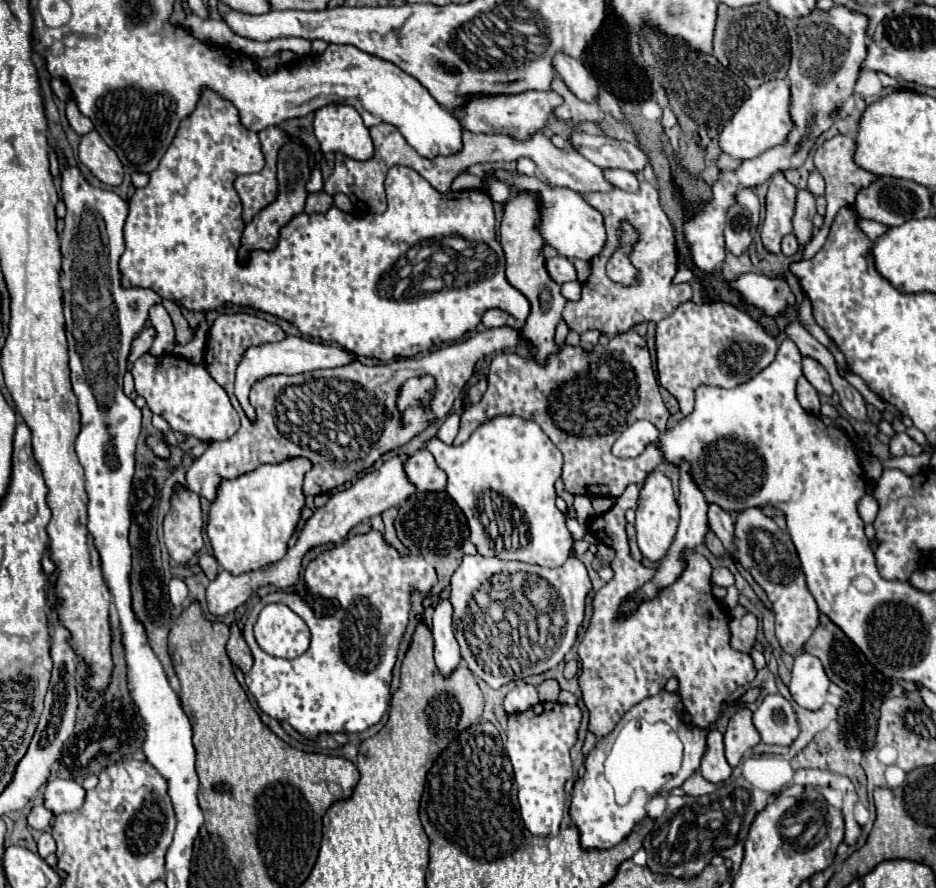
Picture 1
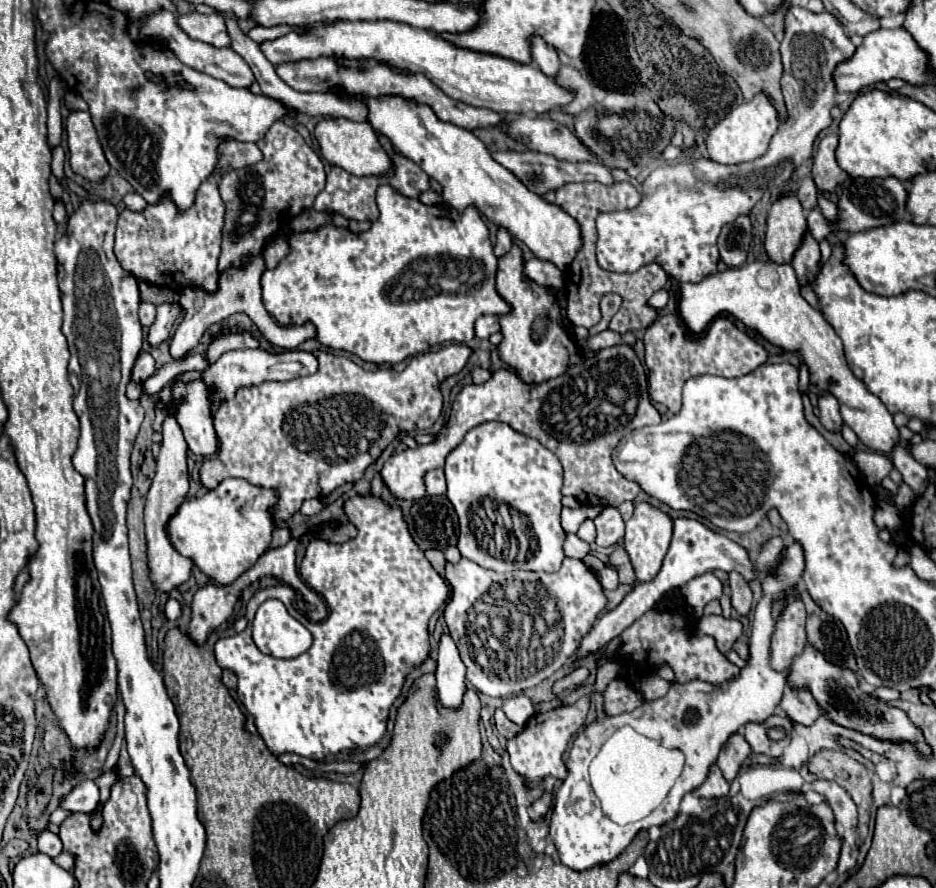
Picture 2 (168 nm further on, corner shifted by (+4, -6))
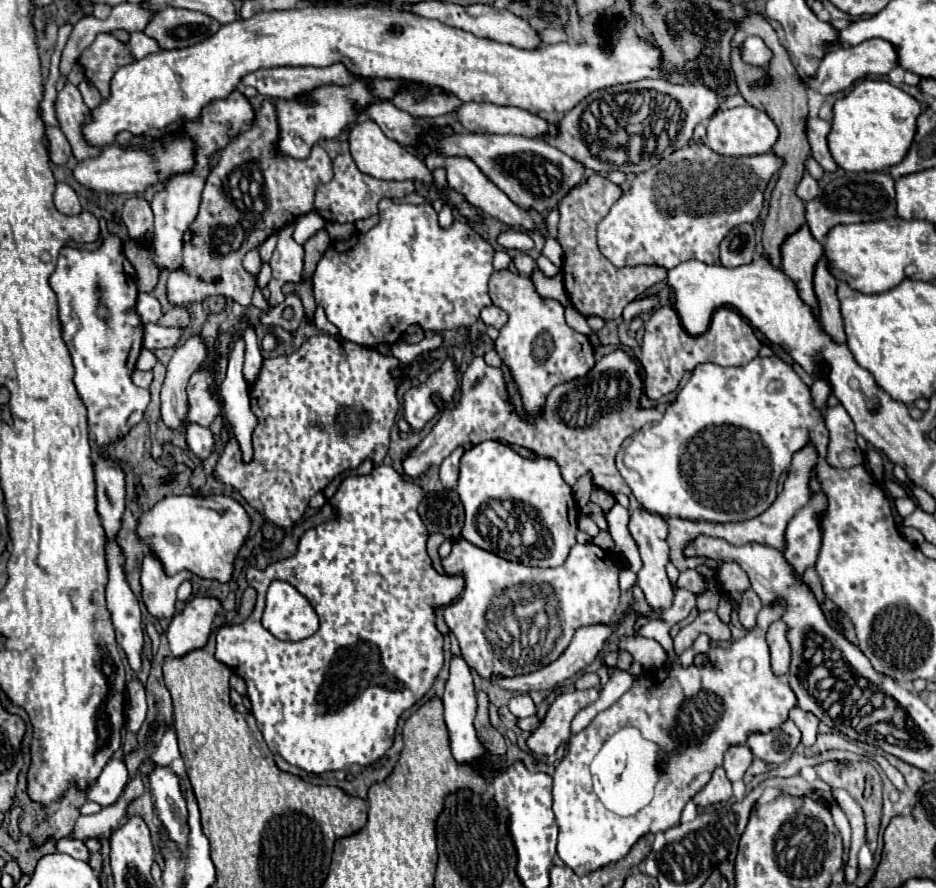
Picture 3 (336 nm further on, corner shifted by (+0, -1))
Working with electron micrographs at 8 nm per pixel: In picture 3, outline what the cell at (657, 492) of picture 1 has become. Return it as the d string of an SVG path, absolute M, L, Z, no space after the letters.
M635 509L629 521L629 531L639 547L641 559L643 559L643 569L637 573L637 585L643 589L645 593L645 601L649 603L651 609L655 611L665 611L671 607L673 603L673 595L675 595L675 587L671 585L667 573L665 573L665 563L669 561L669 545L667 545L667 523L661 515L649 513L645 509Z

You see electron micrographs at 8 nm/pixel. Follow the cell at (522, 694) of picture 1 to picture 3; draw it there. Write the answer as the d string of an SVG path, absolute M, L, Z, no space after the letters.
M523 693L523 695L515 695L511 701L509 701L509 711L515 715L515 717L529 717L529 715L535 715L535 703L533 699Z

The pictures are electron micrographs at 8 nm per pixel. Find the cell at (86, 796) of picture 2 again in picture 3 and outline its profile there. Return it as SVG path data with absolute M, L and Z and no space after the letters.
M113 757L99 775L97 783L93 783L91 789L87 791L87 797L103 807L113 805L123 793L127 779L129 779L129 771L125 767L125 761L121 757Z

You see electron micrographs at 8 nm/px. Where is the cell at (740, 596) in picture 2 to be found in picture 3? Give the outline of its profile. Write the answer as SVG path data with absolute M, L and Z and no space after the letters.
M753 589L743 593L743 601L739 603L739 621L741 621L745 631L755 627L755 617L761 611L761 607L763 605L761 605L761 601L759 601L759 597L757 597L757 593Z

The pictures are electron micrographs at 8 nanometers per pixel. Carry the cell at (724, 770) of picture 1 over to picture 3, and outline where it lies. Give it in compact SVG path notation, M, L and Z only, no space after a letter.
M717 767L713 771L711 781L693 797L693 803L699 807L711 807L715 803L723 803L731 797L731 781L725 775L723 767Z

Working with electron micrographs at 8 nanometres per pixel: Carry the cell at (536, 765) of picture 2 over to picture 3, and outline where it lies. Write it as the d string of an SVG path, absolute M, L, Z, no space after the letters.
M585 689L585 691L571 691L571 693L561 693L557 699L551 703L545 719L537 727L537 731L531 733L527 739L527 745L533 753L543 753L543 755L555 755L555 749L569 739L571 735L571 721L573 717L585 709L587 705L595 703L599 699L597 689Z

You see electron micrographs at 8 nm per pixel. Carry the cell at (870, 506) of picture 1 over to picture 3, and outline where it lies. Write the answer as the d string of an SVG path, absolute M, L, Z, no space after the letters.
M905 497L905 499L895 499L895 507L901 517L907 517L917 509L917 503L911 497Z

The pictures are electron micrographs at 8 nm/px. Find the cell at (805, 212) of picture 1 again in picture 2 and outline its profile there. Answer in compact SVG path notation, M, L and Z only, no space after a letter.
M807 230L807 234L803 234L801 246L795 250L791 266L795 268L795 274L801 284L813 282L813 278L819 270L819 244L815 242L815 238L811 238L809 230Z

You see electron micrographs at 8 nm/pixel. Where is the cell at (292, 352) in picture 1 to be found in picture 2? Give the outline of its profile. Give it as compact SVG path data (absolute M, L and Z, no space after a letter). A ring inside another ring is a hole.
M233 350L233 352L225 352L215 364L211 364L201 378L207 382L209 386L209 394L211 400L215 402L215 406L221 400L231 400L235 398L235 390L239 388L247 388L247 386L259 386L263 382L283 382L283 380L293 380L299 376L311 376L315 374L315 370L319 370L319 362L311 352L301 352L301 350L283 350L283 352L269 352L269 350ZM211 384L215 384L219 388L217 394L211 392Z

